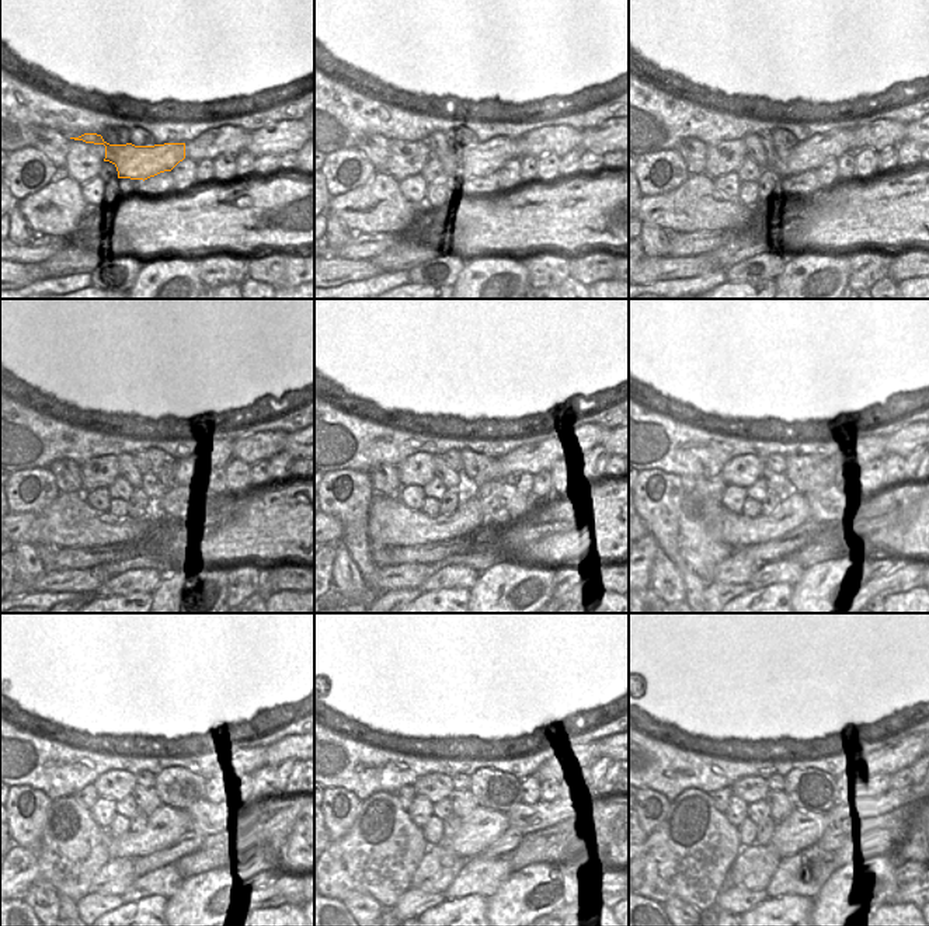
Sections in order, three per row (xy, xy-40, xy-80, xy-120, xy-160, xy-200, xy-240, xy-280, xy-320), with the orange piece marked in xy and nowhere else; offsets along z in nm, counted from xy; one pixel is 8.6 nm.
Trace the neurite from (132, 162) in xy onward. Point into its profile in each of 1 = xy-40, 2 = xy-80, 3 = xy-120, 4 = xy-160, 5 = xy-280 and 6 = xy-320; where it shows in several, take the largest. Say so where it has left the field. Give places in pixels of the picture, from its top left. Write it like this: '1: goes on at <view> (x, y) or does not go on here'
1: goes on at xy-40 (483, 159)
2: goes on at xy-80 (809, 155)
3: goes on at xy-120 (208, 459)
4: goes on at xy-160 (536, 458)
5: goes on at xy-280 (576, 758)
6: goes on at xy-320 (890, 759)

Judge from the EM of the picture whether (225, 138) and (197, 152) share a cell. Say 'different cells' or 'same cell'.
same cell

